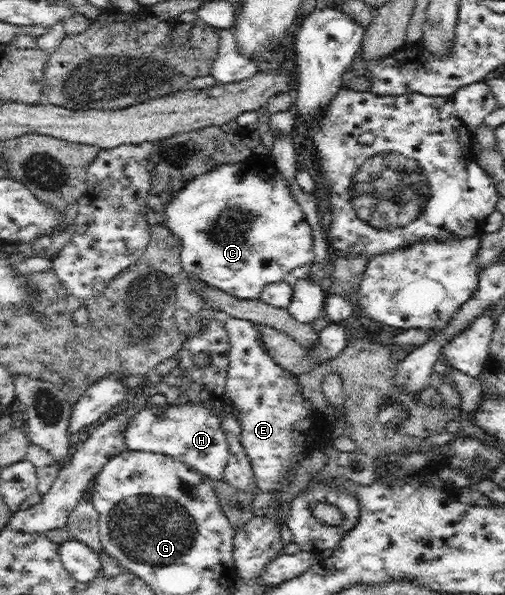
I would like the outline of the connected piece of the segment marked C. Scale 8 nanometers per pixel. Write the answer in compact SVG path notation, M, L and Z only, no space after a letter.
M254 155L251 159L244 162L223 164L213 168L213 170L209 170L209 172L195 176L195 178L189 180L181 190L173 192L173 198L165 204L163 217L163 224L169 227L169 230L171 230L181 242L180 259L184 272L193 275L203 283L219 288L221 291L227 292L239 299L258 299L261 297L263 288L266 288L267 284L290 279L289 273L291 270L299 268L299 266L305 266L305 264L311 264L315 258L311 225L307 222L305 213L302 211L300 204L295 200L288 182L285 182L284 176L278 171L271 155Z

